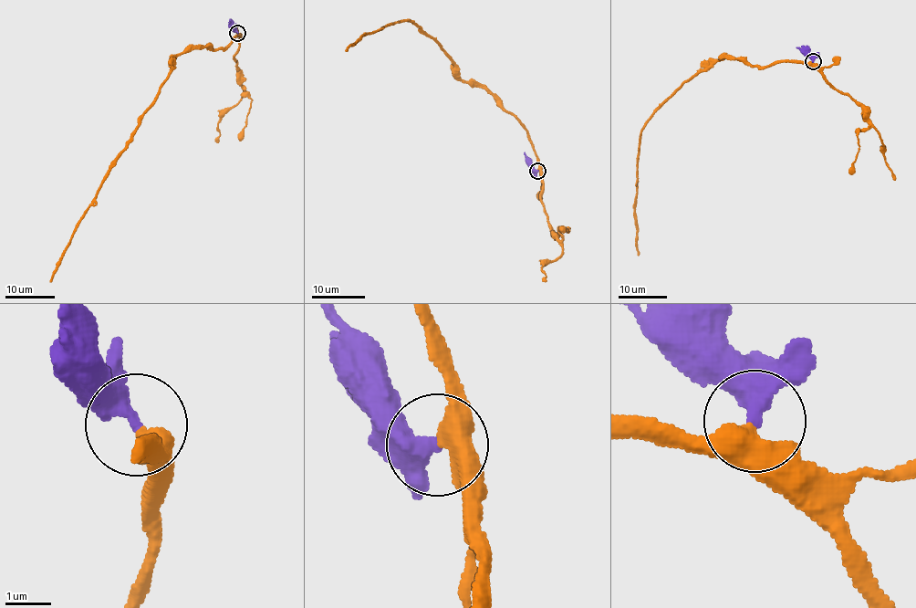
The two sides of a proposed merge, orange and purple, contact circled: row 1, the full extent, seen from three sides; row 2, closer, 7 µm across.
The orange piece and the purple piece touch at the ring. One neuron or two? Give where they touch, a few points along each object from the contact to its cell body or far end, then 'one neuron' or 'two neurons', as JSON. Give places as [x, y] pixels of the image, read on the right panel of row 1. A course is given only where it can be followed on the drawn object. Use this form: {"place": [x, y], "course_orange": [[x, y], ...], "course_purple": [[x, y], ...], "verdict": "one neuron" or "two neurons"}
{"place": [813, 61], "course_orange": [[812, 61], [766, 66], [724, 56], [657, 108], [641, 130], [639, 145], [638, 255]], "course_purple": [[812, 61], [796, 47]], "verdict": "one neuron"}

